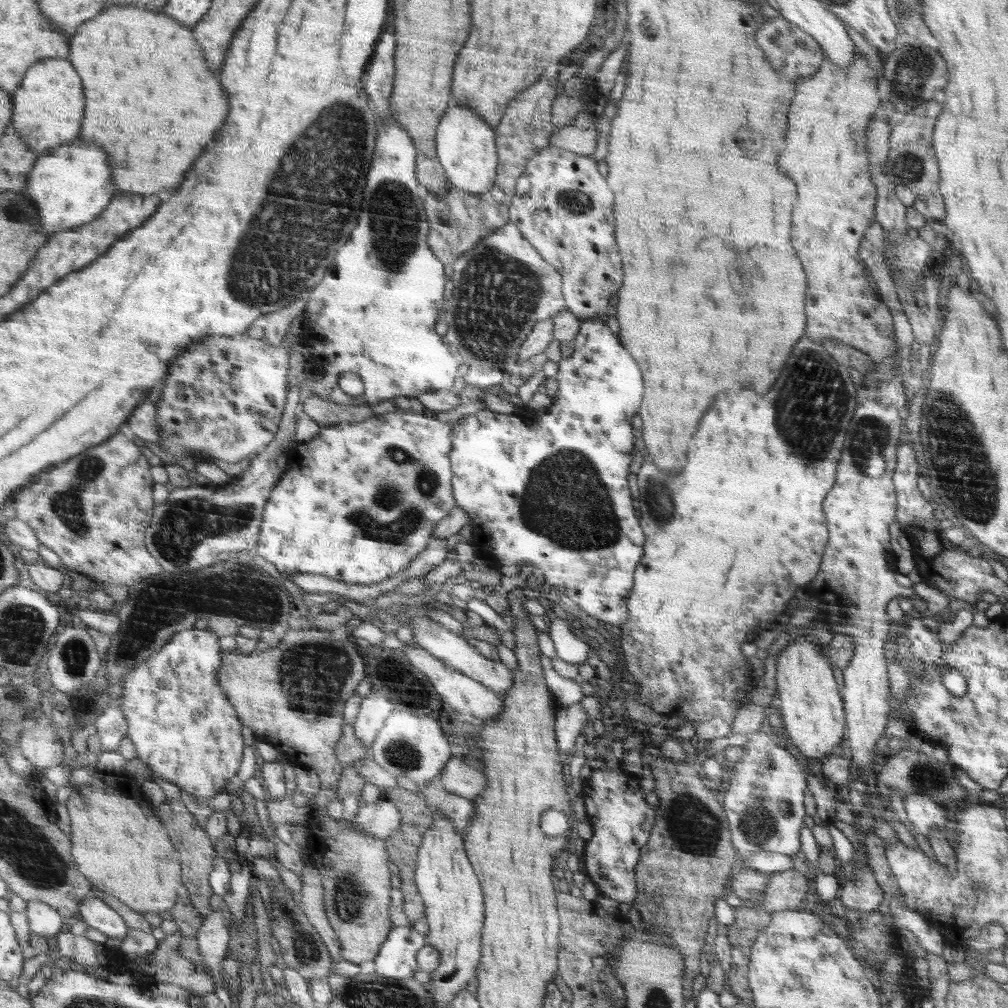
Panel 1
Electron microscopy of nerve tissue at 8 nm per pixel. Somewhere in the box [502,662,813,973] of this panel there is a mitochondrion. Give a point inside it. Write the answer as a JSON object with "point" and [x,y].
{"point":[694,827]}

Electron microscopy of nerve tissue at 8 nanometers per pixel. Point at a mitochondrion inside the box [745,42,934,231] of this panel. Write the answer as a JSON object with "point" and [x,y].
{"point":[908,167]}

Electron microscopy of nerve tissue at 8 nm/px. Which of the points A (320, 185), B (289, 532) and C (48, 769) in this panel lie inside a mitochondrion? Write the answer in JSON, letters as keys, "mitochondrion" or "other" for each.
{"A":"mitochondrion","B":"other","C":"other"}

